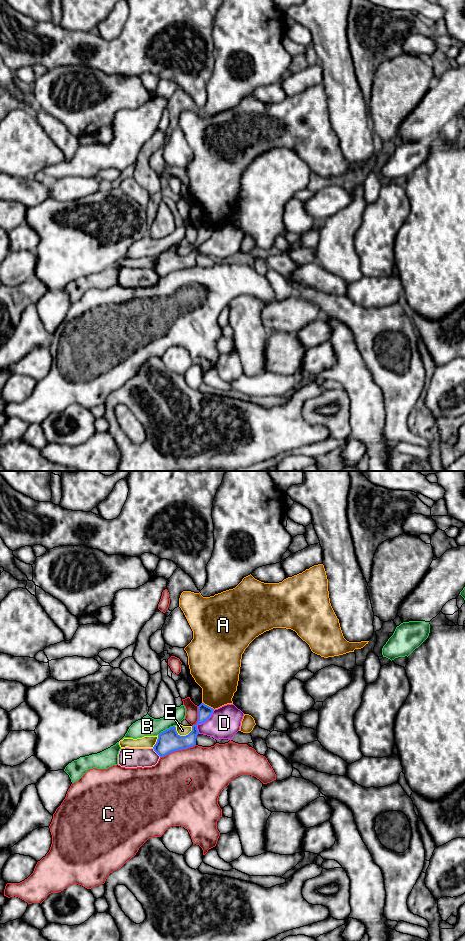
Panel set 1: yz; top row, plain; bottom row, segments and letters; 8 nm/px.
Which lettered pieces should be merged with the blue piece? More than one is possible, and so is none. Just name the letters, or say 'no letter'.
no letter

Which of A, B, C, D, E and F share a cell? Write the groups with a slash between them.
A / B / C / D E / F

